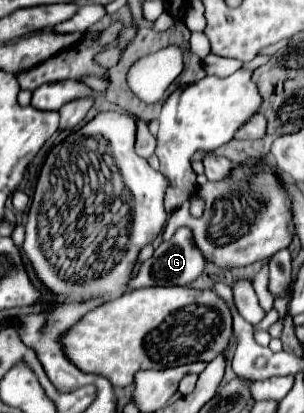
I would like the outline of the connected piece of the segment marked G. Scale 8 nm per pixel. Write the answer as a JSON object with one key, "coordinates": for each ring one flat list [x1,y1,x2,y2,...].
{"coordinates":[[179,228,171,240,163,242,155,254,141,264,139,272,133,276,133,284,129,288,145,288,145,286,187,286,203,272,205,258,197,244,193,242,193,232,189,228]]}

